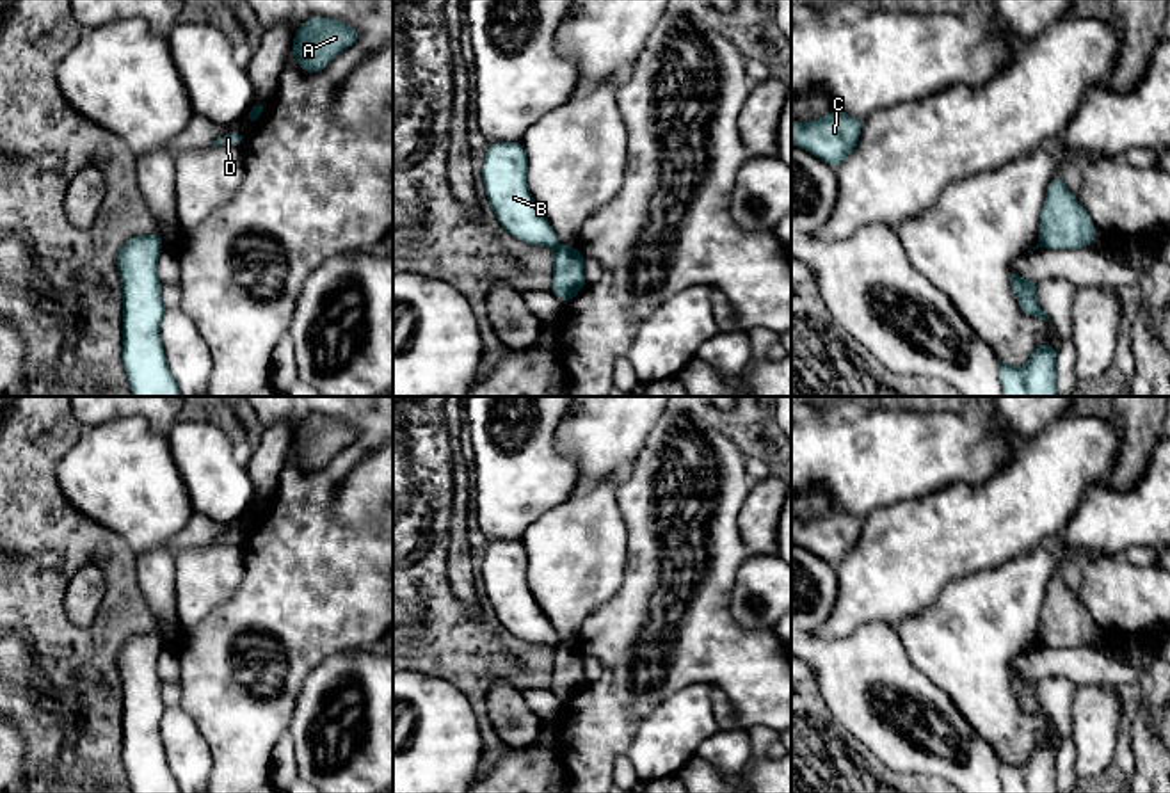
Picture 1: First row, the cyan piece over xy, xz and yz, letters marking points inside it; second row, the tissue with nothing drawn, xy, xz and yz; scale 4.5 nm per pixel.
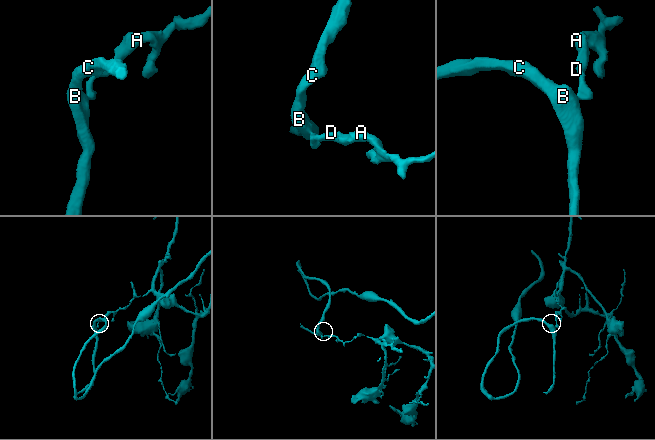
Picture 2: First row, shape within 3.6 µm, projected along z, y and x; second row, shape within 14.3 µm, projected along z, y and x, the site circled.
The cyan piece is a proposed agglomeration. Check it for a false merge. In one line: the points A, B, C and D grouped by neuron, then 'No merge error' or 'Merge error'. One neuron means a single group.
Groups: A D / B C. Merge error

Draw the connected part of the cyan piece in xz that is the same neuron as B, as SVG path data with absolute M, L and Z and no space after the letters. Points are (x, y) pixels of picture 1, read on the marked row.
M521 140L489 144L482 181L496 220L525 244L555 249L558 238L532 197L526 174L528 155Z

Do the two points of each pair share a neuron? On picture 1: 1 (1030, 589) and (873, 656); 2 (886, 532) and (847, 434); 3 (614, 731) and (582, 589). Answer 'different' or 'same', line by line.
1: different
2: different
3: different

